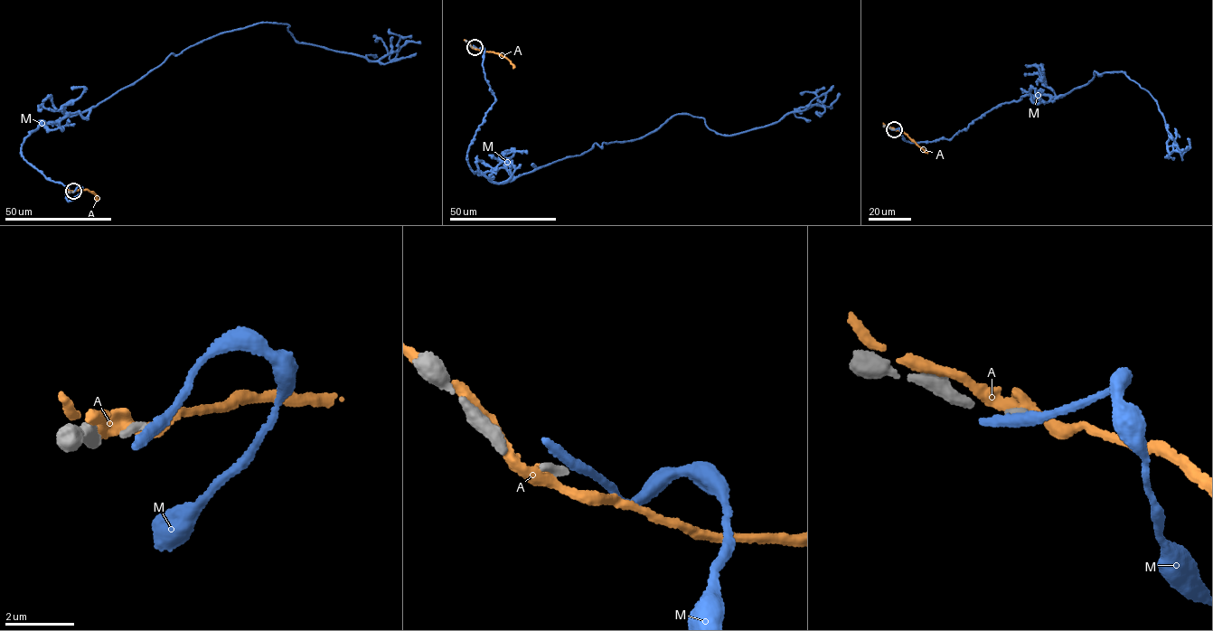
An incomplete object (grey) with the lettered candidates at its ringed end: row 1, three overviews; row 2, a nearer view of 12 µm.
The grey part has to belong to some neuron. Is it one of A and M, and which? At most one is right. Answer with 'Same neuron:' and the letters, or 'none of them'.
Same neuron: none of them

